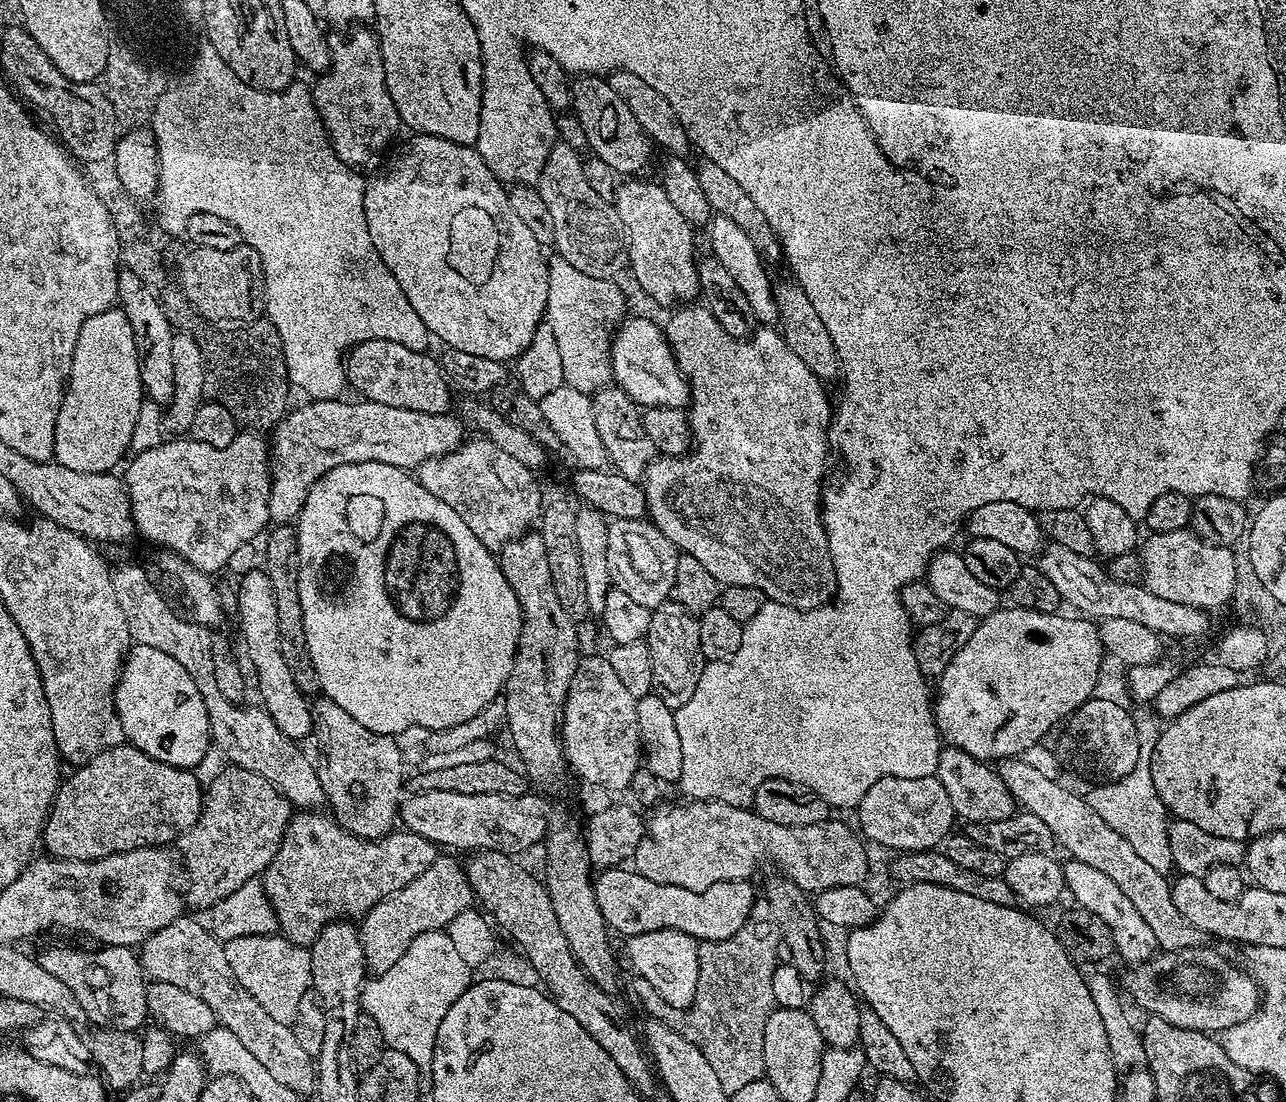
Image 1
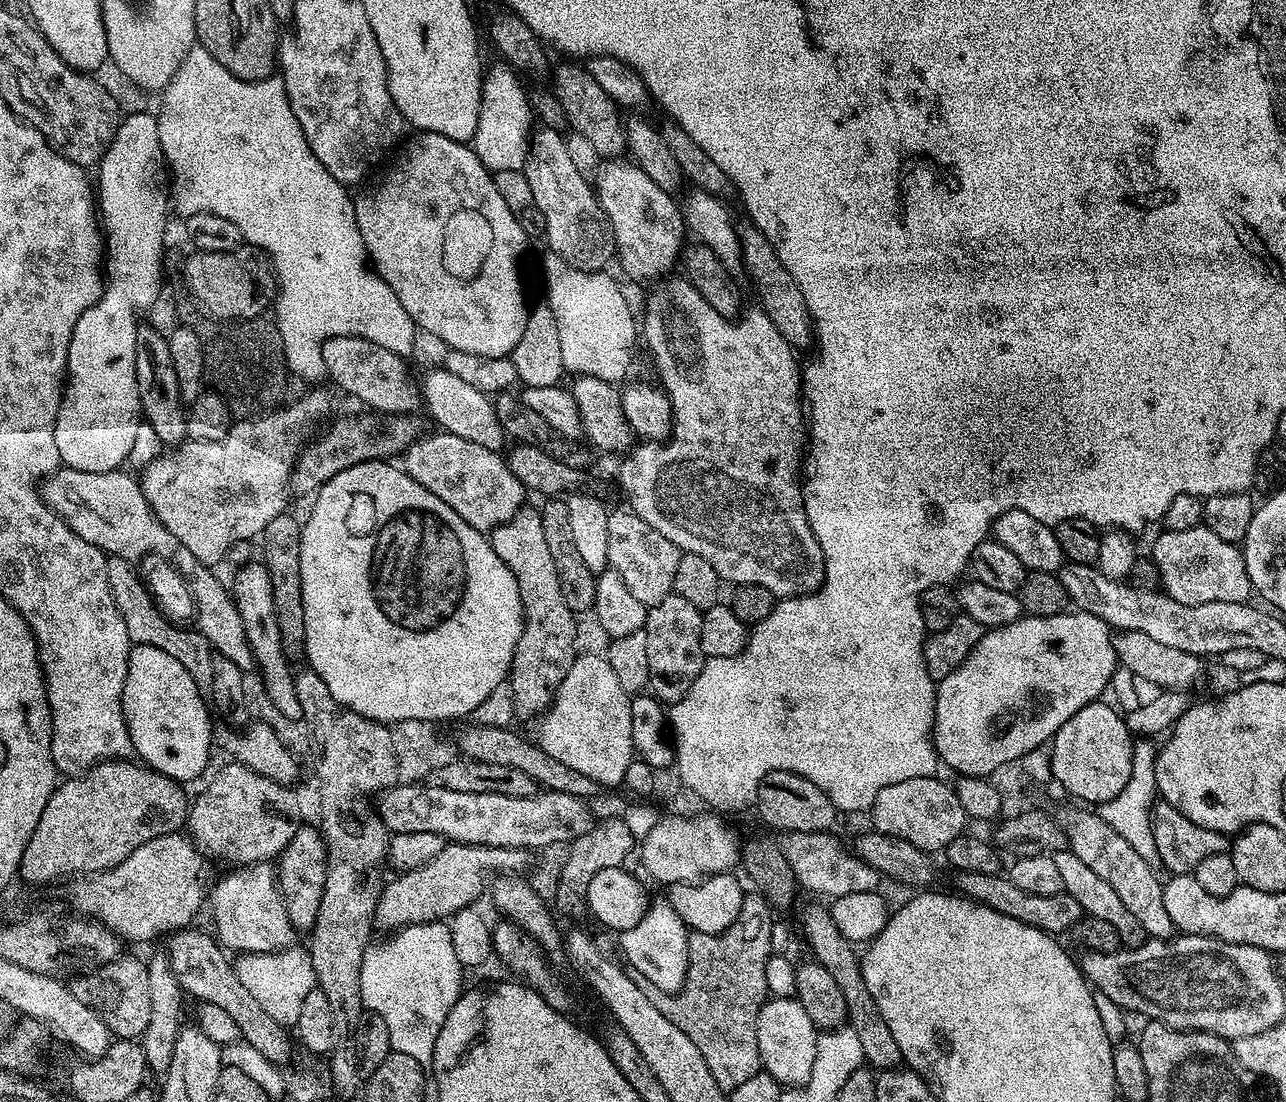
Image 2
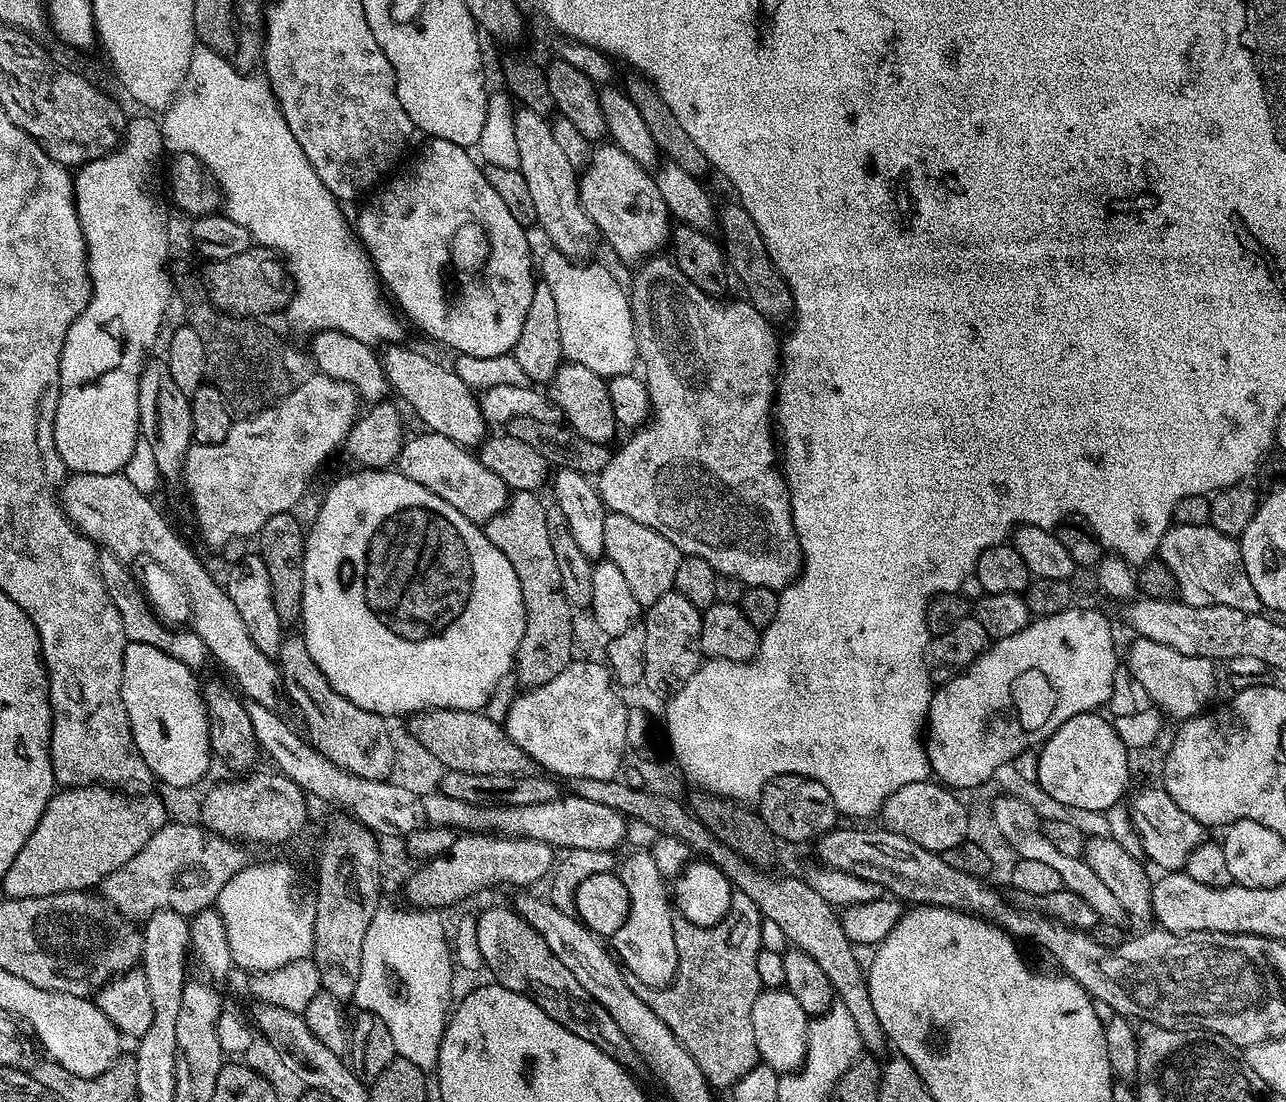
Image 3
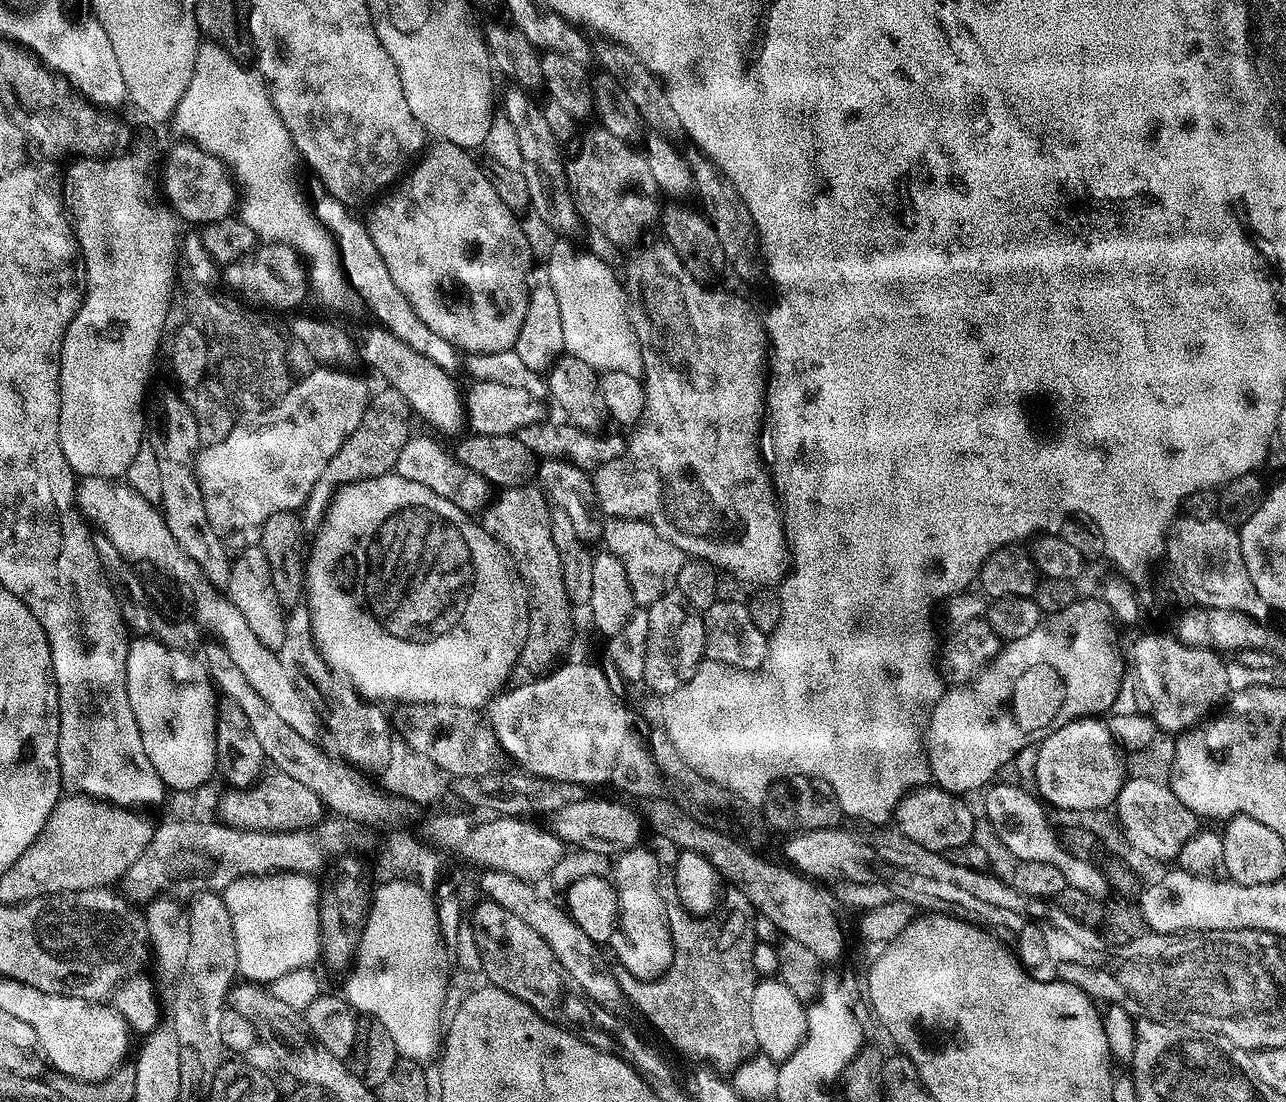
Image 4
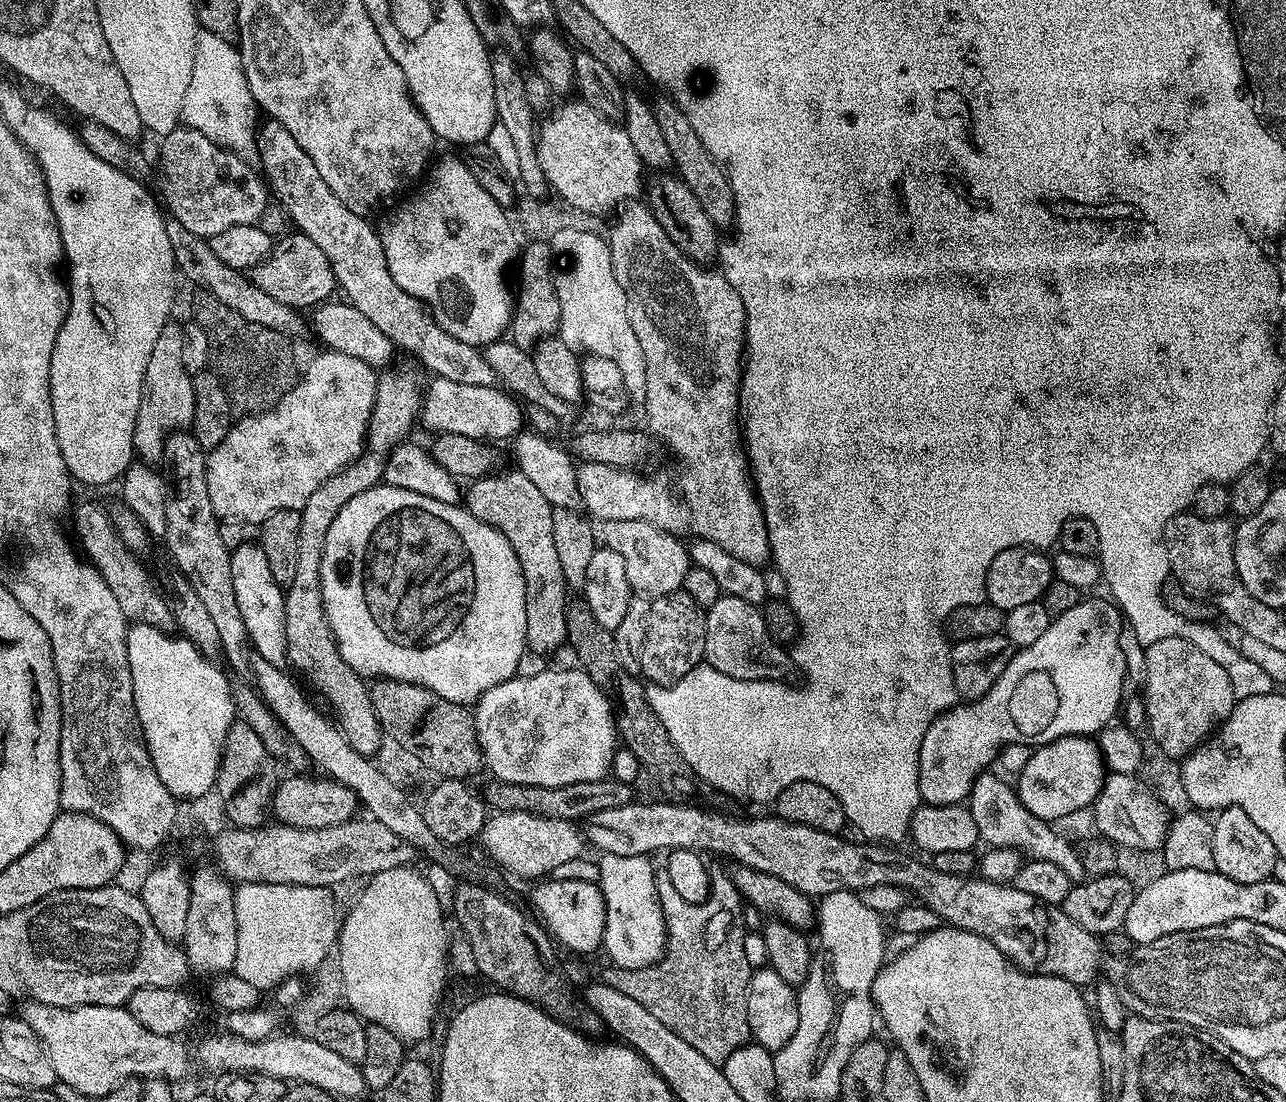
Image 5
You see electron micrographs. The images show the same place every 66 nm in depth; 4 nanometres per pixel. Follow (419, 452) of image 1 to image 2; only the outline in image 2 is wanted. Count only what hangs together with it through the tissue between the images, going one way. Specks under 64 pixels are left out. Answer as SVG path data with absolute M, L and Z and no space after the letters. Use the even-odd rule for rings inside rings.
M396 414L375 432L368 420L336 420L333 419L328 429L320 436L317 444L305 447L296 458L296 467L292 473L291 487L300 492L315 493L321 484L325 484L334 474L346 470L355 464L367 460L396 458L403 454L409 446L420 439L420 424L408 414ZM336 420L336 421L335 421ZM396 456L396 457L392 457Z

